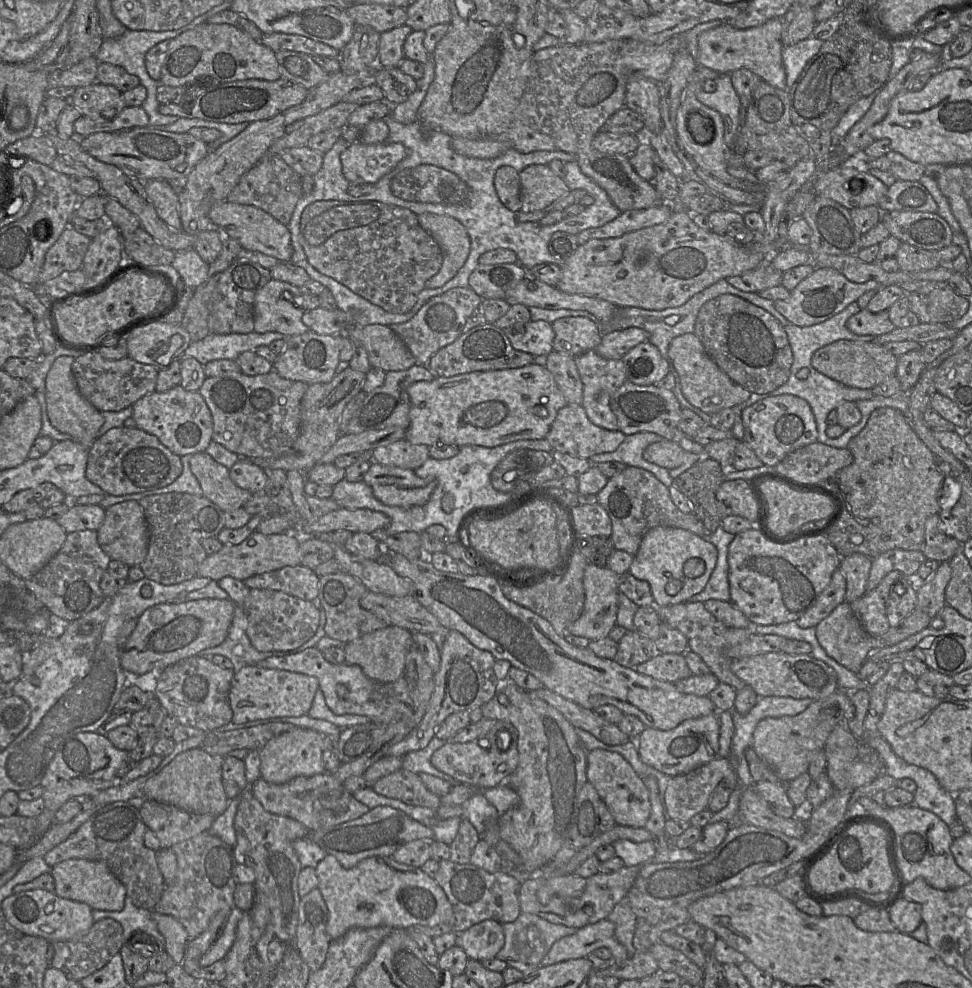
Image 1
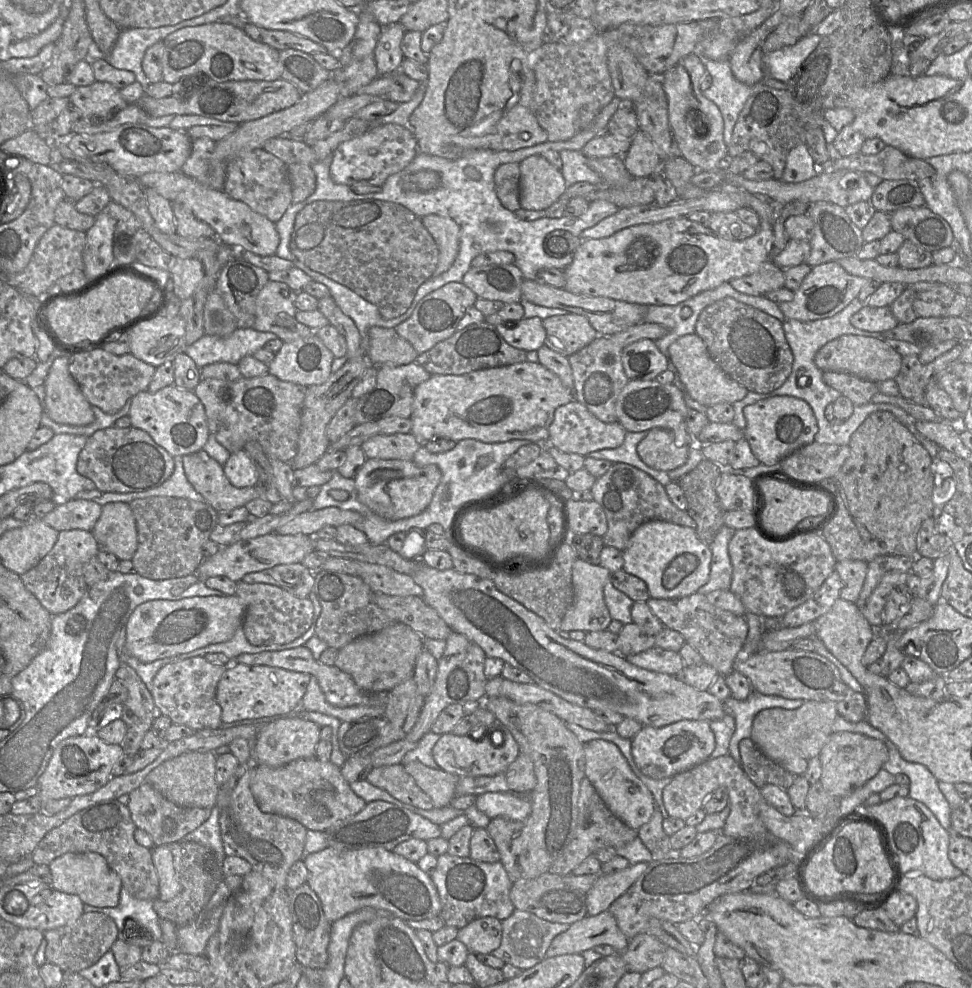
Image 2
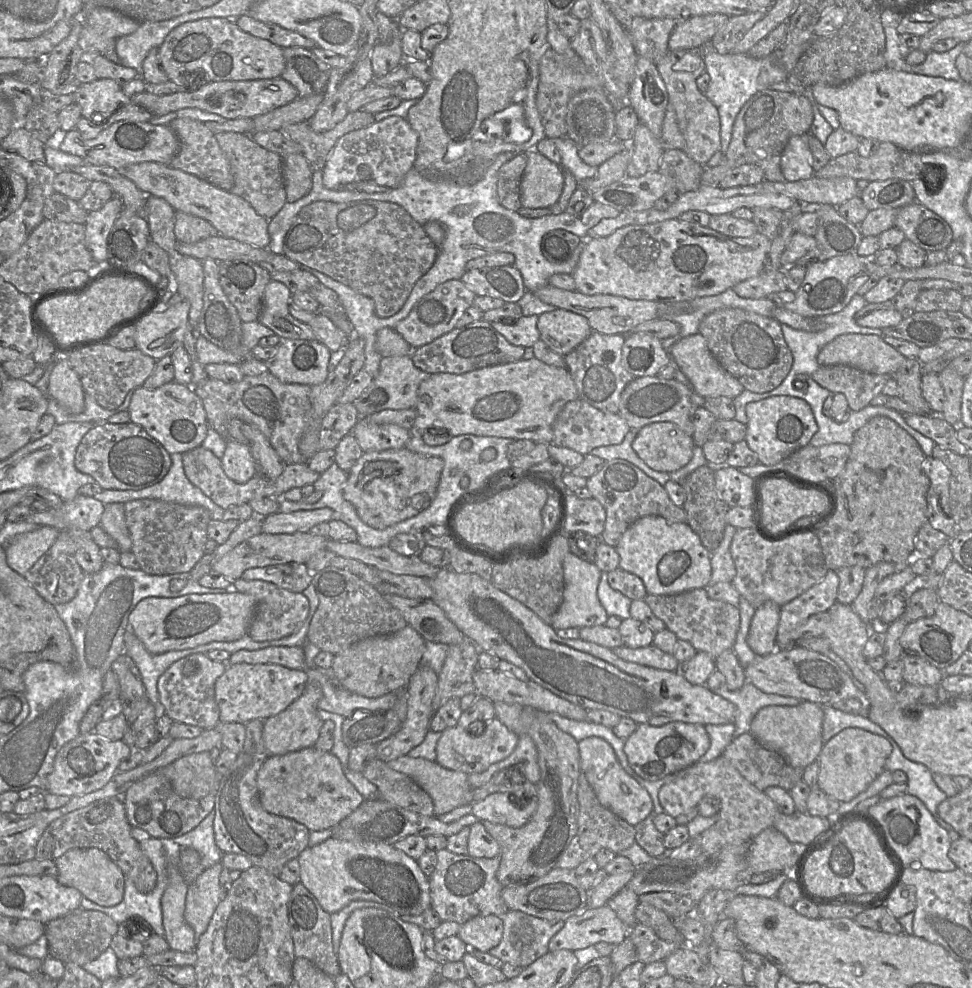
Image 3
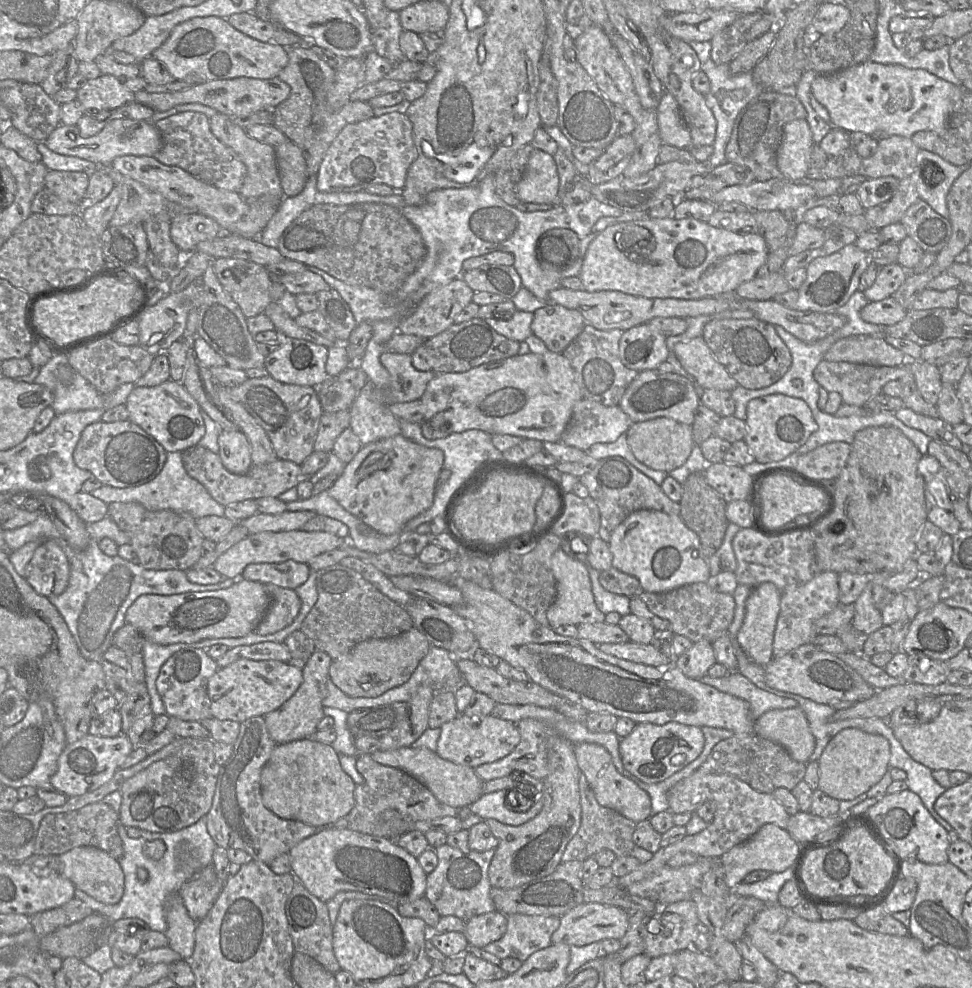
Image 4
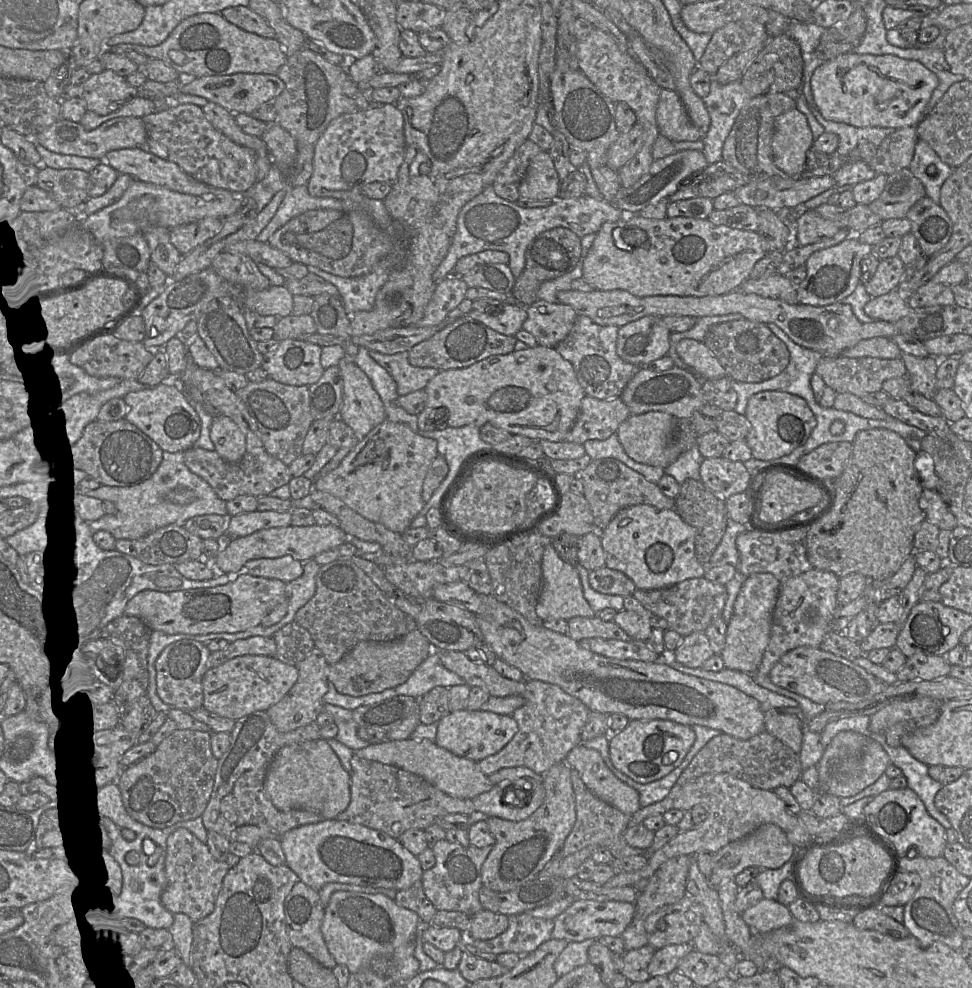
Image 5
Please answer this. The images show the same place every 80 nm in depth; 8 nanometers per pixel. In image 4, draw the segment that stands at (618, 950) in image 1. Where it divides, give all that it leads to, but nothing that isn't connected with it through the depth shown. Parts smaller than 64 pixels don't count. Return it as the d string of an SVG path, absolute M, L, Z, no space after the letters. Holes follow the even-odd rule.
M583 902L560 917L560 925L551 936L552 944L585 946L605 939L620 940L625 935L629 924L629 913L617 906Z

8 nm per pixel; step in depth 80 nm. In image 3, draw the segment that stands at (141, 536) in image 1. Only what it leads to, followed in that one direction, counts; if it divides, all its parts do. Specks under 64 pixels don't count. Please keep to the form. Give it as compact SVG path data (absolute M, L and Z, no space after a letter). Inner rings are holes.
M104 504L104 511L98 525L116 541L120 552L127 552L131 551L132 540L126 524L123 504Z

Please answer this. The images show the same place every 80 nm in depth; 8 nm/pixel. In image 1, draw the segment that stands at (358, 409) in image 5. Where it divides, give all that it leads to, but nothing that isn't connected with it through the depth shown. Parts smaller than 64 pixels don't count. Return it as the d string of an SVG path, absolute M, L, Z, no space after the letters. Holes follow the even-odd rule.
M405 438L376 447L371 453L372 461L379 464L414 471L430 458L428 446L424 444L412 444Z

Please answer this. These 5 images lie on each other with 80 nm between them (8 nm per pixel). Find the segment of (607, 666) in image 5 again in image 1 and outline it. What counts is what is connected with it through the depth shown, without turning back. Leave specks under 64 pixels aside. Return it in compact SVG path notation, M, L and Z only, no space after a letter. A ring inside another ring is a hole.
M390 553L388 563L402 577L409 578L414 585L412 596L433 613L442 626L463 634L477 648L489 651L496 660L507 660L513 667L524 670L537 677L550 691L569 699L587 709L611 704L624 714L637 716L646 727L670 730L681 722L712 714L716 708L709 696L697 696L679 691L675 683L661 681L641 674L635 669L624 667L614 659L598 657L589 647L581 648L559 636L552 625L542 616L534 613L505 597L501 583L494 578L460 572L448 573L437 570L428 557L409 559L402 554Z

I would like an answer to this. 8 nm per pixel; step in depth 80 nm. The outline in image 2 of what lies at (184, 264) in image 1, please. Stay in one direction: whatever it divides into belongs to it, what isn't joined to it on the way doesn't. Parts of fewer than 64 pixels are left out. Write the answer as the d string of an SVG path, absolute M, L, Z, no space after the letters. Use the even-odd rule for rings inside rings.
M174 257L169 272L173 281L173 295L181 300L192 297L205 277L203 264L197 257Z

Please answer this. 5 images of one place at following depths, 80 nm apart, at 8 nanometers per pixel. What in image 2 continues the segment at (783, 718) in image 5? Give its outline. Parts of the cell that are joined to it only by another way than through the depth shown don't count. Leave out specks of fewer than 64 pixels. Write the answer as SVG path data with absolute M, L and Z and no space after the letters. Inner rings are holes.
M805 701L794 710L769 708L761 710L752 723L751 739L756 747L769 759L787 771L801 776L809 762L818 757L831 736L833 723L838 716L834 701Z

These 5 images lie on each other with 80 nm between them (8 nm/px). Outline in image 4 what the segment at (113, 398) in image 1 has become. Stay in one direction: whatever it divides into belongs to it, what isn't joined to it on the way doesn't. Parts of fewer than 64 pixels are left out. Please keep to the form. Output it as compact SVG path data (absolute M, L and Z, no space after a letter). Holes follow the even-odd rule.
M104 338L72 352L68 365L81 374L100 393L107 394L125 383L135 383L150 368L155 355L140 345L123 345L112 338Z

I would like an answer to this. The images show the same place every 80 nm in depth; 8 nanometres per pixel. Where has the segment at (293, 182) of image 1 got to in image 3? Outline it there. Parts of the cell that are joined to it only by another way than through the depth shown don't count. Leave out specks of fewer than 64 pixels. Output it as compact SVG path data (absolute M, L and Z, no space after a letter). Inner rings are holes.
M221 132L214 134L225 153L234 178L231 193L246 200L260 216L270 220L287 202L283 177L283 159L258 145L249 134Z

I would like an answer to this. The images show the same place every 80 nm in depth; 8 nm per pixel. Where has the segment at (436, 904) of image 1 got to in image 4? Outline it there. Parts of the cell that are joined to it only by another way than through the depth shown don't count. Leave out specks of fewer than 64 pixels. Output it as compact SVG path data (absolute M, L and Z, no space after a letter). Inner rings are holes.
M325 827L294 846L288 853L291 873L314 896L326 903L342 891L357 891L377 895L390 900L395 909L397 904L414 901L425 895L427 874L417 858L401 848L396 841L369 835L350 829Z

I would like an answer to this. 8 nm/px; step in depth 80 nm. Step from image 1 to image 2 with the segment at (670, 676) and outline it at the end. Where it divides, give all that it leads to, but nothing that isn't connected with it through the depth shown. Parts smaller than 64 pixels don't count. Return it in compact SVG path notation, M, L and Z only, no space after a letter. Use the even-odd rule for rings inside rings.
M653 646L650 649L625 657L631 664L654 672L675 676L684 668L684 662L678 652Z

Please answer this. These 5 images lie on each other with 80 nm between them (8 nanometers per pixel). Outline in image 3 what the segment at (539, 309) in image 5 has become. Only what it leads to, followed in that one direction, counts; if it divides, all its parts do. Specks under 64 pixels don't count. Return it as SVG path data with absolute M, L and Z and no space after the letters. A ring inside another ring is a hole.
M560 308L539 315L537 328L540 340L561 356L577 348L592 332L586 317Z

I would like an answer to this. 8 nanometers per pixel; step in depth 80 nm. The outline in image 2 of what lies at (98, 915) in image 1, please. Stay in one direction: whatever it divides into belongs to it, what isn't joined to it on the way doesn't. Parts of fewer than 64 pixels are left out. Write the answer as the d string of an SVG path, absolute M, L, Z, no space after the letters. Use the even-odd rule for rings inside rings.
M122 887L120 892L120 902L116 907L100 908L89 904L84 904L85 912L103 913L111 917L119 932L124 931L126 920L132 919L141 927L147 929L154 940L162 941L162 930L160 918L154 910L154 901L139 900L134 898L126 887Z

